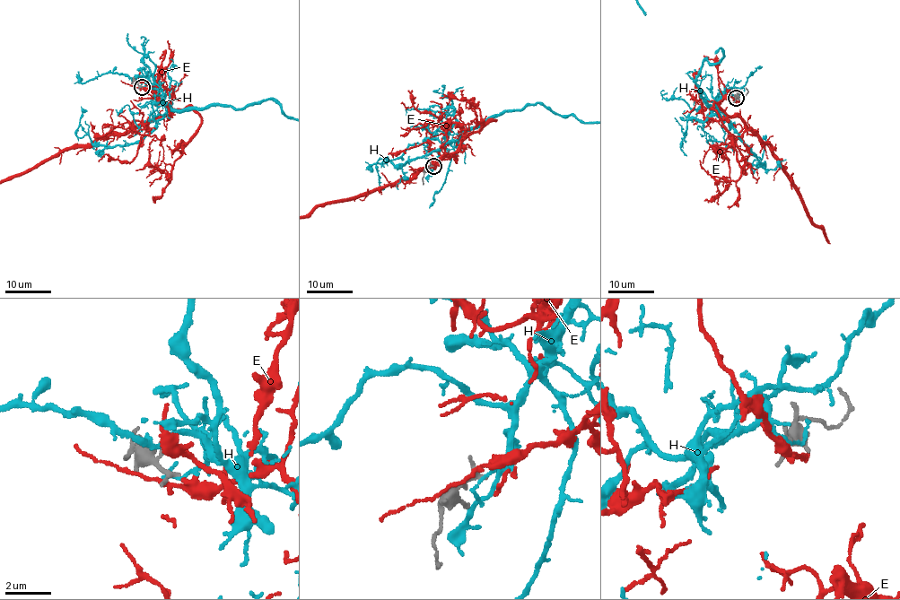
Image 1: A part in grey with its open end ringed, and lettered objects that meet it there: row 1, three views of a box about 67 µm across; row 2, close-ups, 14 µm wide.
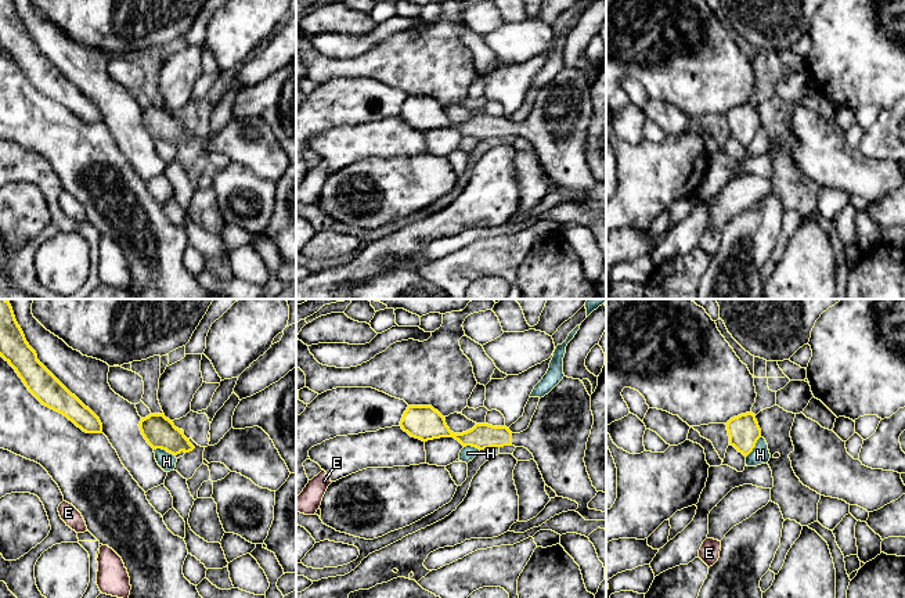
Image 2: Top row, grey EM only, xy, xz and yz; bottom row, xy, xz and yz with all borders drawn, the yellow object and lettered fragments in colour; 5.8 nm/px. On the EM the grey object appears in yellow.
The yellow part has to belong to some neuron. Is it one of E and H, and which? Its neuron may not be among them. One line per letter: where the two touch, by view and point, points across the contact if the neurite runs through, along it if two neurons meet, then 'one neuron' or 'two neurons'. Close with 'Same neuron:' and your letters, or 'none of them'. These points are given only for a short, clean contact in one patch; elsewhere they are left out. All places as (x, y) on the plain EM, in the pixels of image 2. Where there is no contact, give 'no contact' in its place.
E: no contact | two neurons
H: xy (165, 139) | along xy (154, 139), (165, 139), (175, 146) | two neurons
Same neuron: none of them

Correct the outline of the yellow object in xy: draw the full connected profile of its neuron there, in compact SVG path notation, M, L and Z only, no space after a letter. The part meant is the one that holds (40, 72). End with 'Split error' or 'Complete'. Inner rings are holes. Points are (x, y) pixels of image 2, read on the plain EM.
M0 0L0 46L43 96L62 104L86 123L102 123L100 108L37 50L12 0Z. Complete

